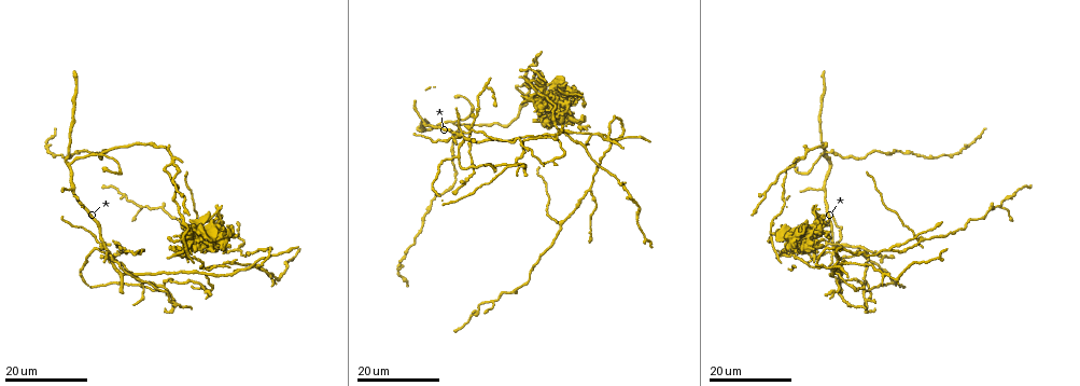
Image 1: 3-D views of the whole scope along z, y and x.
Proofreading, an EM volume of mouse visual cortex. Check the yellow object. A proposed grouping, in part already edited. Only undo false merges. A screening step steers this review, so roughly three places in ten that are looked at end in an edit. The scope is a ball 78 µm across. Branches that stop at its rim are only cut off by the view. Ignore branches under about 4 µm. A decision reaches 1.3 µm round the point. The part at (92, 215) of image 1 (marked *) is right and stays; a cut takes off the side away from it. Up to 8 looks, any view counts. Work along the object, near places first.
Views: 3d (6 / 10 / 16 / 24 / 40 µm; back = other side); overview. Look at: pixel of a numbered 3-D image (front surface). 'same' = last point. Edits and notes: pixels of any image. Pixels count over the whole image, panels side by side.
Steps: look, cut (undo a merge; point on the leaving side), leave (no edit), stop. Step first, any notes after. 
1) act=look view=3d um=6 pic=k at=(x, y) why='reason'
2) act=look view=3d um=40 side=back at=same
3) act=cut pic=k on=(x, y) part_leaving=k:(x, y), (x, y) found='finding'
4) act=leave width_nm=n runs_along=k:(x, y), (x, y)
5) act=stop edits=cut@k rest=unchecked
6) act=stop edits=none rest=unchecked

act=look view=3d um=16 pic=1 at=(823, 189) why='thin arm on a thick one'

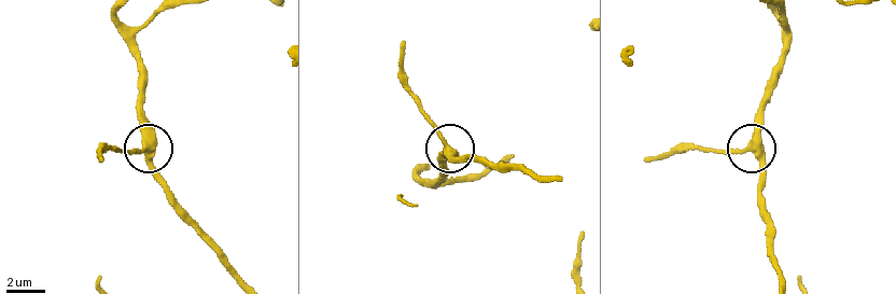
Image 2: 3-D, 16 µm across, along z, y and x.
act=look view=3d um=6 pic=2 at=(449, 146)

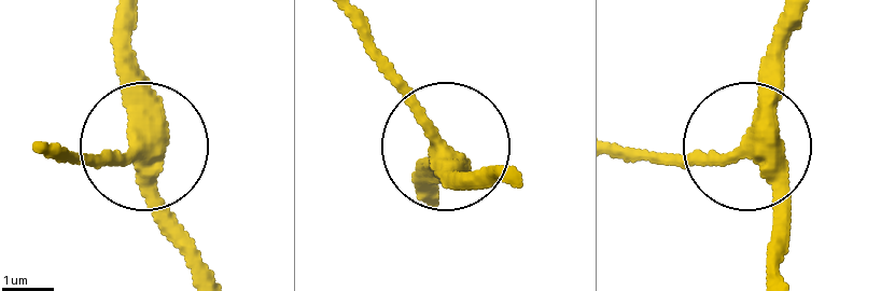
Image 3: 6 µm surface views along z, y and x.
act=leave width_nm=360 runs_along=3:(210, 268), (167, 204), (150, 144), (46, 152) found='continuous, no second neuron'

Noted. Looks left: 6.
act=look view=3d um=16 pic=1 at=(822, 153) why='thin arm on a thick one'

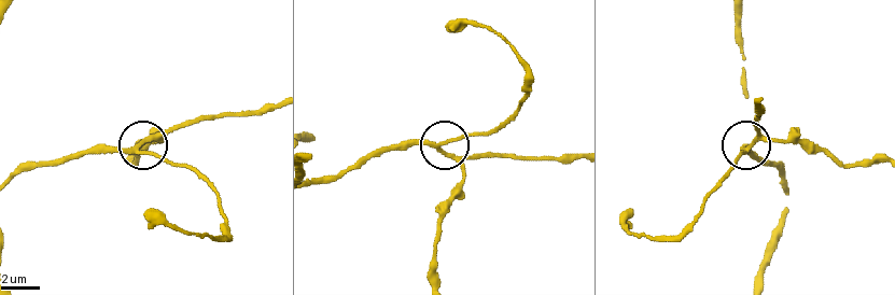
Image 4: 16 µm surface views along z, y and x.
act=look view=3d um=6 pic=4 at=(751, 146) why='zoom in'

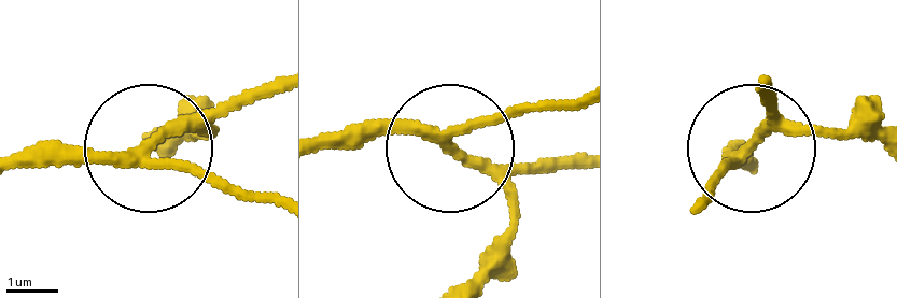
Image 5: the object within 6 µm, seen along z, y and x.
act=leave arms=3 runs_along=5:(23, 164), (164, 159), (202, 168), (237, 198) found='one neuron here'

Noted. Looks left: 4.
act=look view=3d um=24 pic=1 at=(916, 240) why='two arms in line, one across'

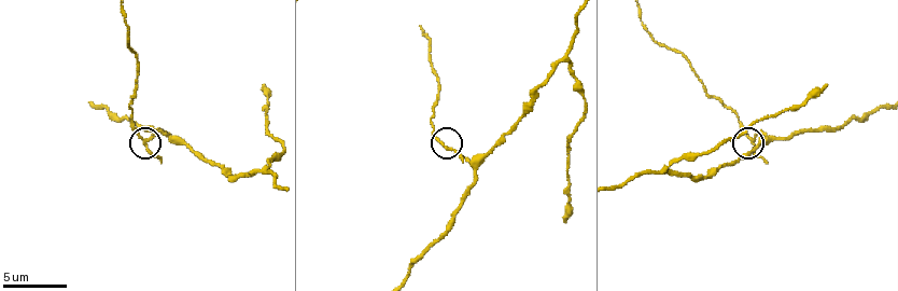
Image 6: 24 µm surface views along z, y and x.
act=look view=3d um=6 pic=6 at=(146, 139)

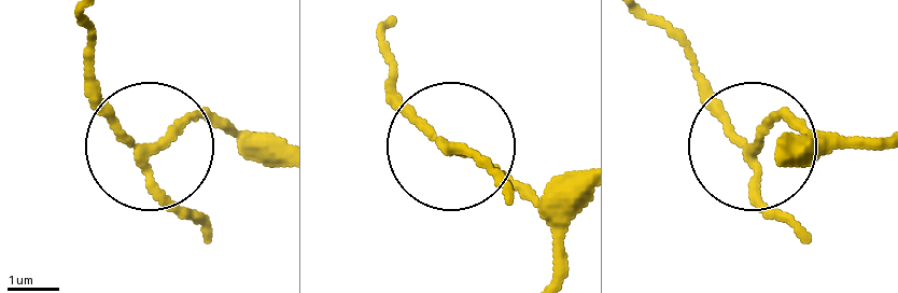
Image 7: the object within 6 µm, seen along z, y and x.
act=cut pic=7 on=(181, 217) arms=3 found='two neurons meet here'

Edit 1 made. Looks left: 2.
act=stop edits=cut@7 rest=unchecked

